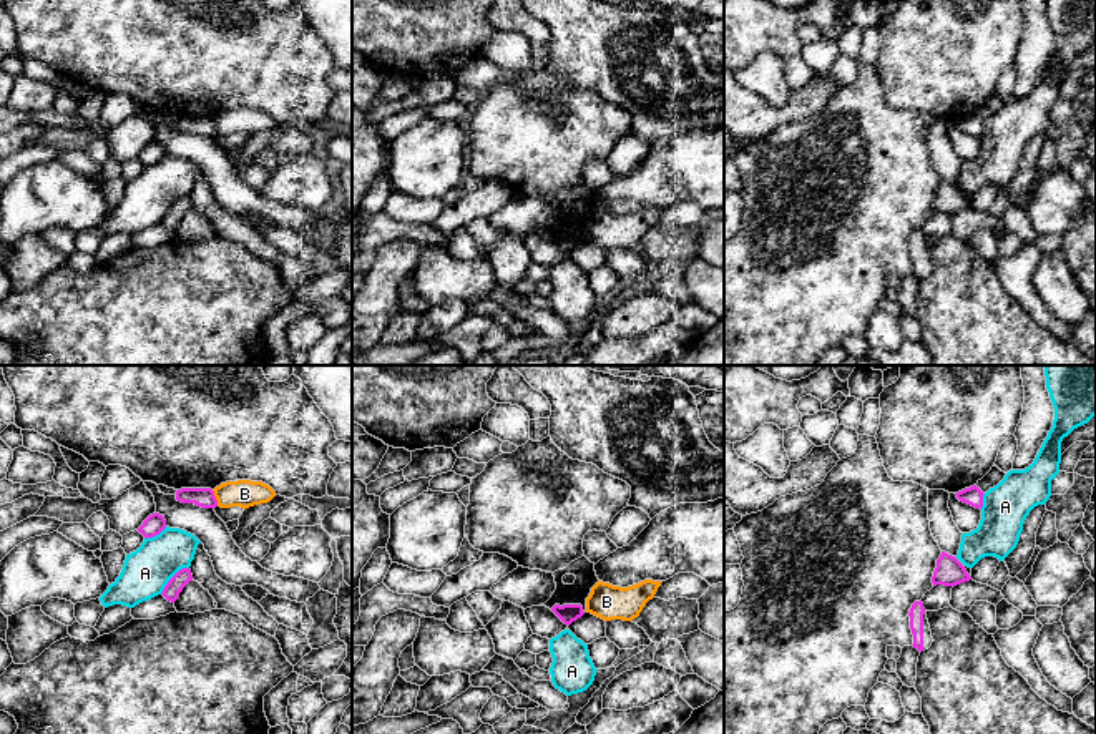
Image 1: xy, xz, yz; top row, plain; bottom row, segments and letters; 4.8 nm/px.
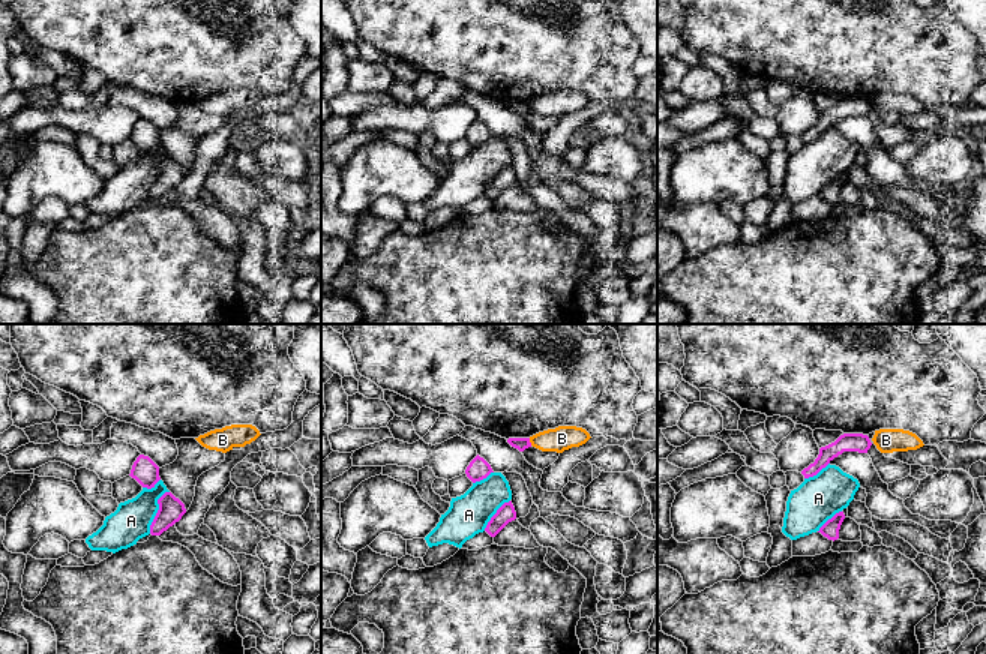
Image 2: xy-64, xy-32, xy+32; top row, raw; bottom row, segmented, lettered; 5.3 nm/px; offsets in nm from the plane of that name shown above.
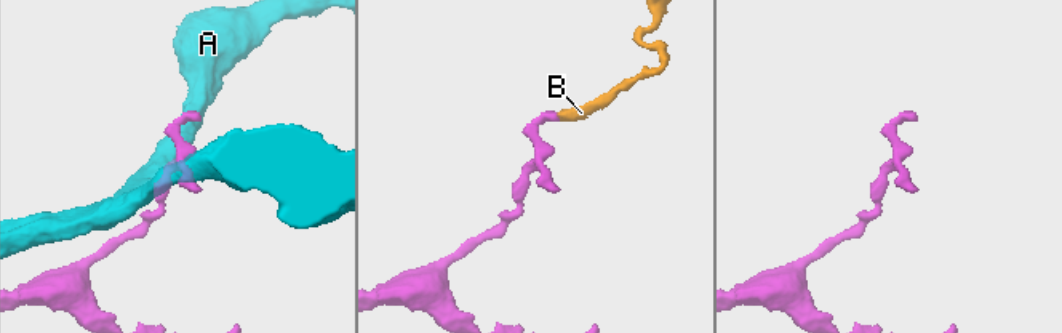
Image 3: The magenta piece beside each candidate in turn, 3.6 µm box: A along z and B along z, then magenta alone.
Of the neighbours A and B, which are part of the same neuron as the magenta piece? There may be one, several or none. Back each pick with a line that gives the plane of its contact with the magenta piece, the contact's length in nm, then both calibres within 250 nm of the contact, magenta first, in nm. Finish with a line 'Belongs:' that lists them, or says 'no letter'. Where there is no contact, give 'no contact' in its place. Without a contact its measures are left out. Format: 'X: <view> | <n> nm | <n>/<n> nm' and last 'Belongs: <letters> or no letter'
Belongs: no letter

